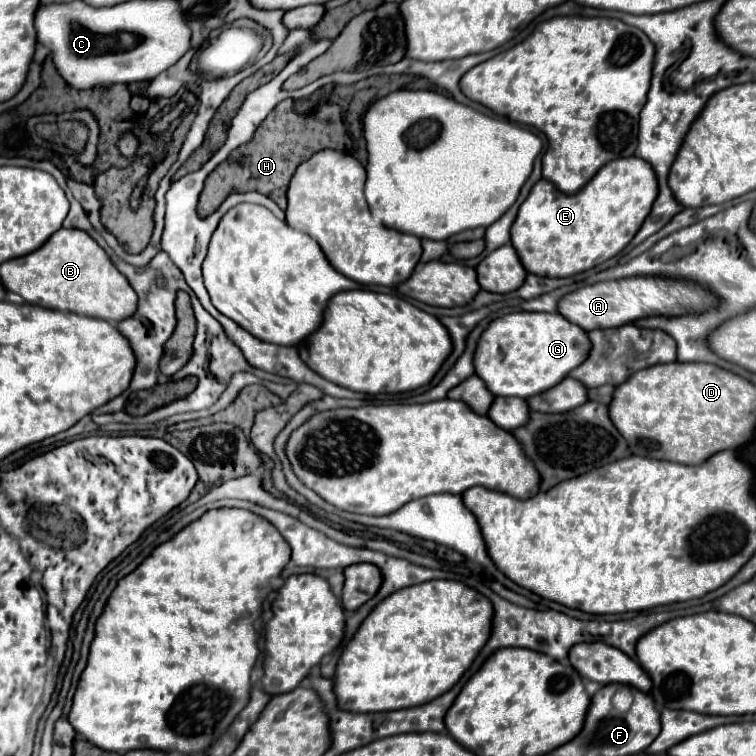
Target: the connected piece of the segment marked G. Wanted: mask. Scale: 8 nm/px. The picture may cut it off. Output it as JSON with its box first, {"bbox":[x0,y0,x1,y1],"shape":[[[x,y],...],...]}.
{"bbox":[474,311,588,399],"shape":[[[520,311],[490,323],[478,341],[474,367],[476,375],[484,379],[494,395],[528,399],[558,385],[588,357],[588,353],[588,333],[582,327],[570,323],[564,315]]]}

